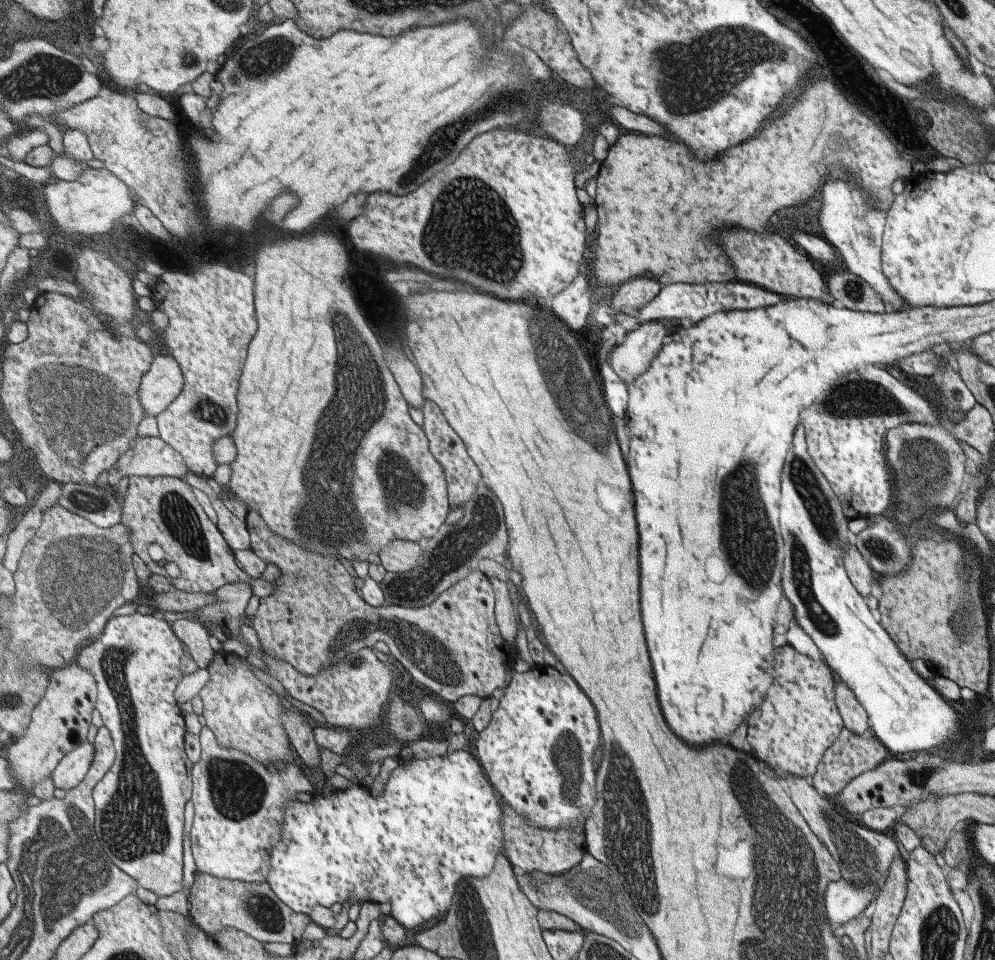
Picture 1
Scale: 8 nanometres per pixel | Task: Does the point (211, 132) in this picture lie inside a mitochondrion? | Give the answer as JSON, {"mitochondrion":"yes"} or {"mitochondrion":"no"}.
{"mitochondrion":"no"}

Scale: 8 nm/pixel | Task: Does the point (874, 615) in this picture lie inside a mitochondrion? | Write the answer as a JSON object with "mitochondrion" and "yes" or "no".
{"mitochondrion":"no"}

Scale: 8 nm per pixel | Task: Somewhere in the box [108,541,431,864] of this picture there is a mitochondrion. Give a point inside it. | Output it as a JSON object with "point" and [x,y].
{"point":[236,790]}

